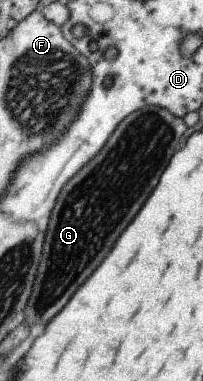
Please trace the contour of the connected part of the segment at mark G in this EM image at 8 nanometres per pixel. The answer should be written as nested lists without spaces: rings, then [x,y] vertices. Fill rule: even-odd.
[[[147,106],[117,125],[103,149],[69,178],[50,211],[43,251],[26,306],[25,325],[47,323],[109,253],[111,245],[135,217],[171,155],[179,149],[185,125],[165,108]],[[113,191],[113,199],[105,199]]]

